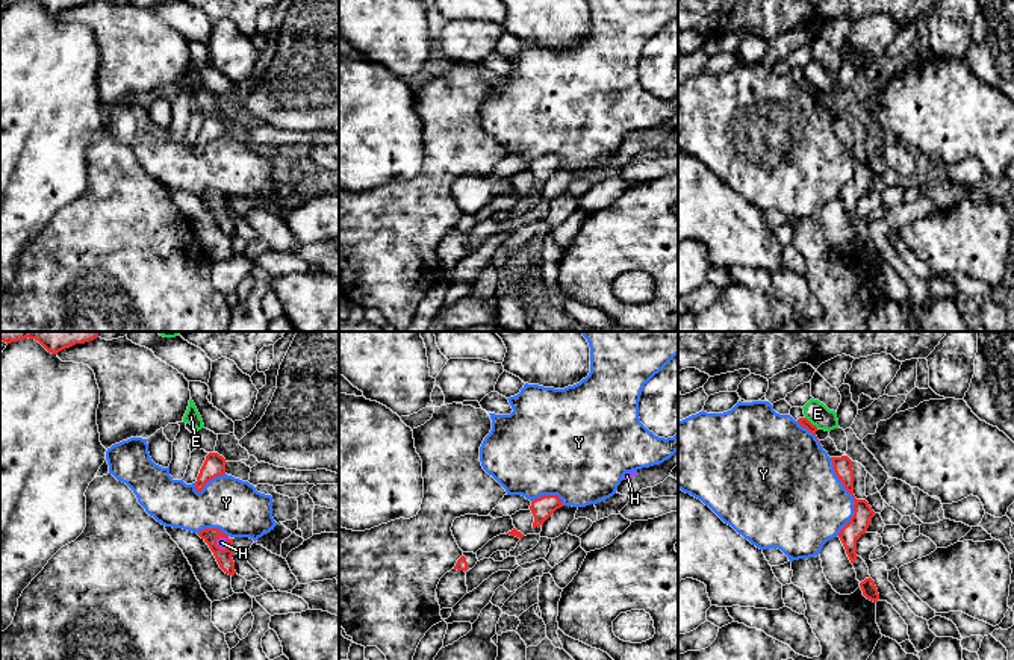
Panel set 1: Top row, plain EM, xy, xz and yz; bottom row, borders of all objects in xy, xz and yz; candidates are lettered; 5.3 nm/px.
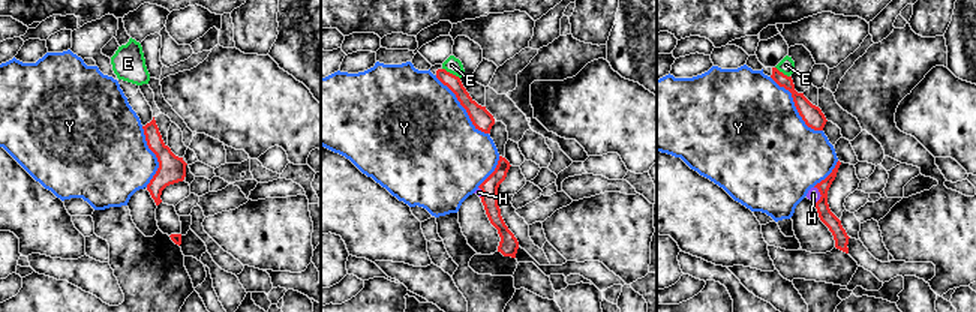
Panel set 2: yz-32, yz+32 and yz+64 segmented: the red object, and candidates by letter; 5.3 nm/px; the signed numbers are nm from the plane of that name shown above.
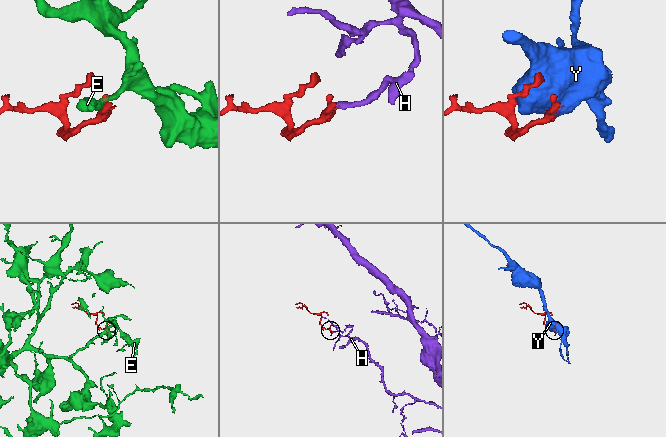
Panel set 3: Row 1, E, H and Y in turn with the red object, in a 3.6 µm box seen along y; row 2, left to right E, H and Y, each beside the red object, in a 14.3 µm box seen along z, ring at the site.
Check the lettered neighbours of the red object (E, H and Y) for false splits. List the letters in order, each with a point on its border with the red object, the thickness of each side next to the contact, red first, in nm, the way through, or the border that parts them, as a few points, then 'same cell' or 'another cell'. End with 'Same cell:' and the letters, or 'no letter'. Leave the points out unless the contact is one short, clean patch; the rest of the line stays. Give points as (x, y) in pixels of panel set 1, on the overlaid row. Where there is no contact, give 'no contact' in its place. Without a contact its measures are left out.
E: yz (810, 423) | 50/120 nm | along yz (805, 417), (818, 427) | another cell
H: xy (227, 542) | 80/60 nm | across xy (224, 559), (227, 542), (221, 542) | same cell
Y: yz (852, 495) | 110/440 nm | another cell
Same cell: H

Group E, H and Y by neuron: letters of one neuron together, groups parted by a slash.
E / H / Y

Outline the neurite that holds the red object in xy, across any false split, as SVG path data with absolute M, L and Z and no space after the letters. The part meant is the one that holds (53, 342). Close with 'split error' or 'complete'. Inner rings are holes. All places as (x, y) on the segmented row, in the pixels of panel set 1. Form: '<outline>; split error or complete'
M0 332L0 341L6 344L26 338L38 341L48 353L58 354L76 344L94 341L98 332Z; complete

